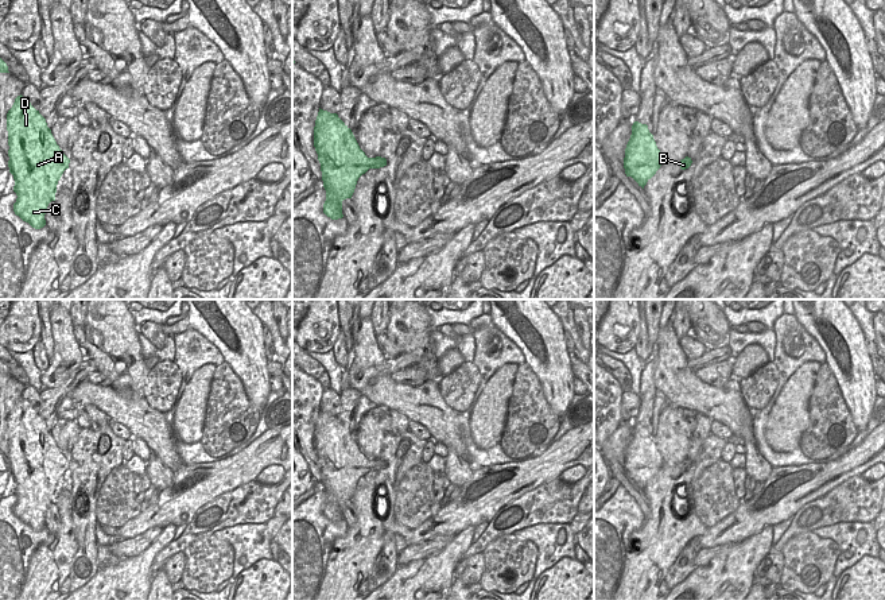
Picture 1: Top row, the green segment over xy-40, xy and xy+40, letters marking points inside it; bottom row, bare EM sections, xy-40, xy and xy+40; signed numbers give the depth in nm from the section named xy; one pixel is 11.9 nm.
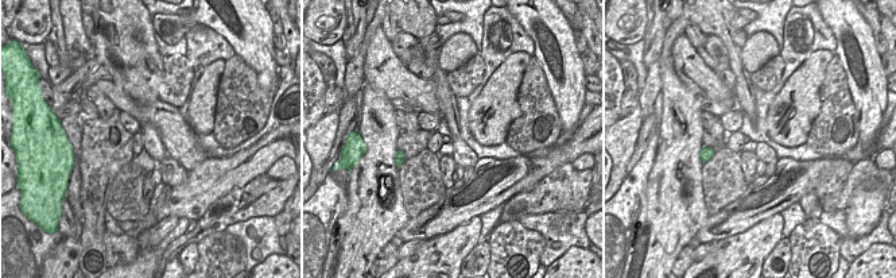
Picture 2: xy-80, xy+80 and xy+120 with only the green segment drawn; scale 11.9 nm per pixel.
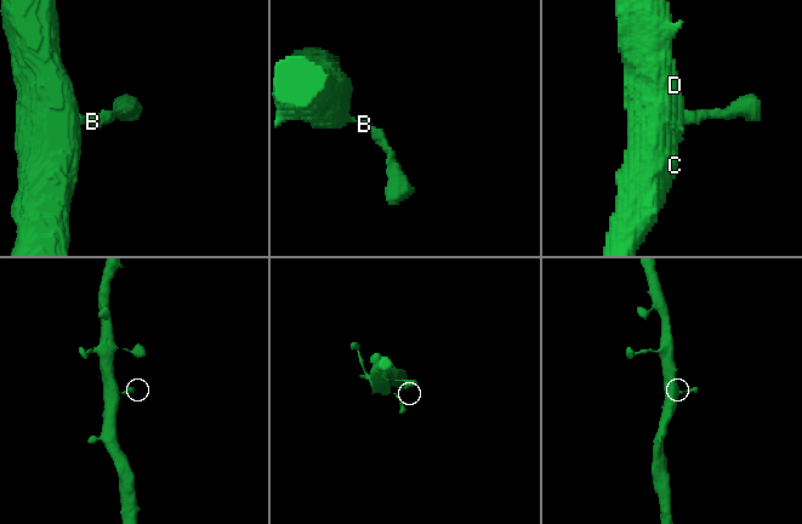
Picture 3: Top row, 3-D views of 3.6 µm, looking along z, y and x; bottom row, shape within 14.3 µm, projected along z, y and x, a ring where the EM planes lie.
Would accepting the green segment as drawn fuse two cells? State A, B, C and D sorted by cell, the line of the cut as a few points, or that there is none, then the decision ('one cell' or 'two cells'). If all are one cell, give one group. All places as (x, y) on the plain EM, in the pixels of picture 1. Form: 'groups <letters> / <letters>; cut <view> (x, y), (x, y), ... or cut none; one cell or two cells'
groups A B C D; cut none; one cell

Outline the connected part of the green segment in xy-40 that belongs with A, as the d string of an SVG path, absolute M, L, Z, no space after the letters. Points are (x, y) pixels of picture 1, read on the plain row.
M15 400L7 415L8 469L18 500L13 514L32 530L46 527L48 506L55 503L57 487L70 461L57 446L46 421L28 400Z

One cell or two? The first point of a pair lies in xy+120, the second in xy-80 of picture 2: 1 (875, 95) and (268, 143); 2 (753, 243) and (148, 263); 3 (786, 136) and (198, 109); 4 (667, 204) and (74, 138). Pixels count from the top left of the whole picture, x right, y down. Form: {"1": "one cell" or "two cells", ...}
{"1": "two cells", "2": "one cell", "3": "one cell", "4": "two cells"}

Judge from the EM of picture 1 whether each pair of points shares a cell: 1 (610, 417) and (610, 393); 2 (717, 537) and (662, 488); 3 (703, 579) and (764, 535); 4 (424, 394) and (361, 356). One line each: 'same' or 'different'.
1: same
2: different
3: same
4: same

